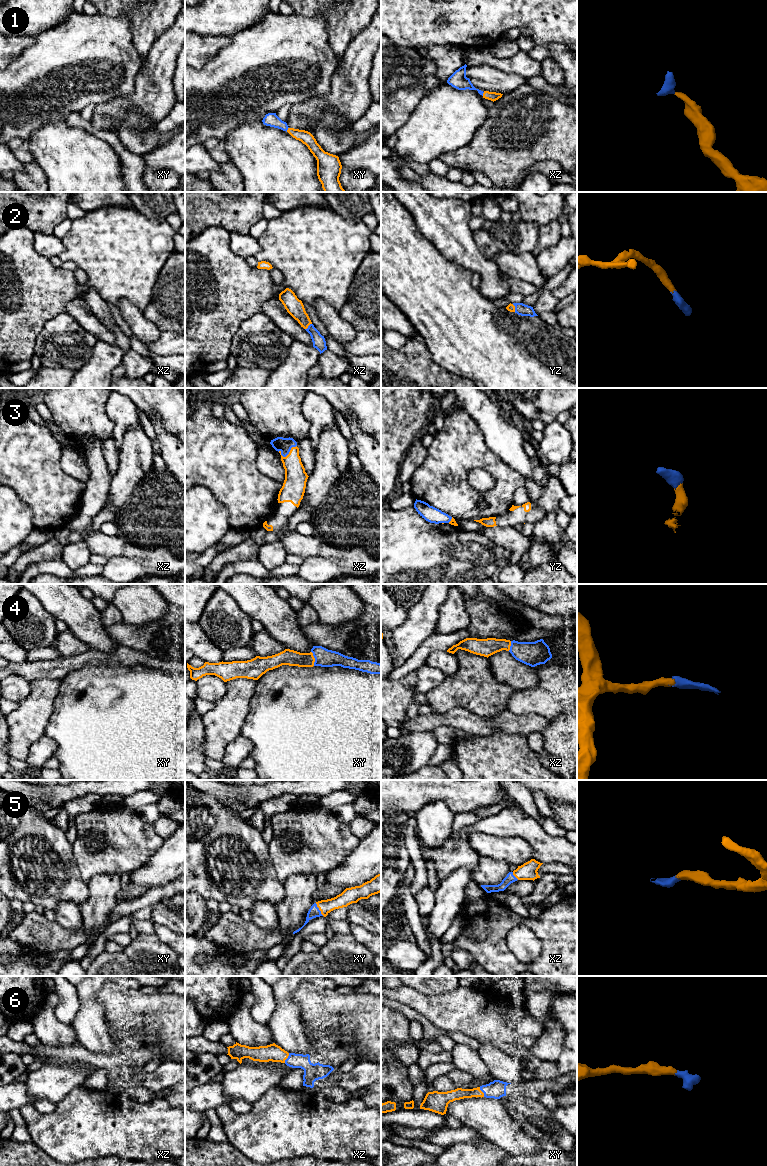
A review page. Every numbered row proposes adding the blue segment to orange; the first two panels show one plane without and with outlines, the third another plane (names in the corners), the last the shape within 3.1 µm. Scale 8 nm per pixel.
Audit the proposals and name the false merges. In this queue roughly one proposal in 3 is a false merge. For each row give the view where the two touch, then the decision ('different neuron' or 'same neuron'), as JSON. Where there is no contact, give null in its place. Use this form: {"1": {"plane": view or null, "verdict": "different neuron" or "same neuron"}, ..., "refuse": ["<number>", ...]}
{"1": {"plane": "xy", "verdict": "same neuron"}, "2": {"plane": "xz", "verdict": "same neuron"}, "3": {"plane": "xz", "verdict": "same neuron"}, "4": {"plane": "xy", "verdict": "same neuron"}, "5": {"plane": "xy", "verdict": "same neuron"}, "6": {"plane": "xz", "verdict": "same neuron"}, "refuse": []}

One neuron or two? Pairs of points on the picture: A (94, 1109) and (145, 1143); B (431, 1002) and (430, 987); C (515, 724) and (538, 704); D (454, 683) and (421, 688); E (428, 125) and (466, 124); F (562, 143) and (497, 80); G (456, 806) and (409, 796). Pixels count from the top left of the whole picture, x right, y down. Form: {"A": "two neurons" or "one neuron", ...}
{"A": "one neuron", "B": "two neurons", "C": "two neurons", "D": "two neurons", "E": "one neuron", "F": "two neurons", "G": "one neuron"}

